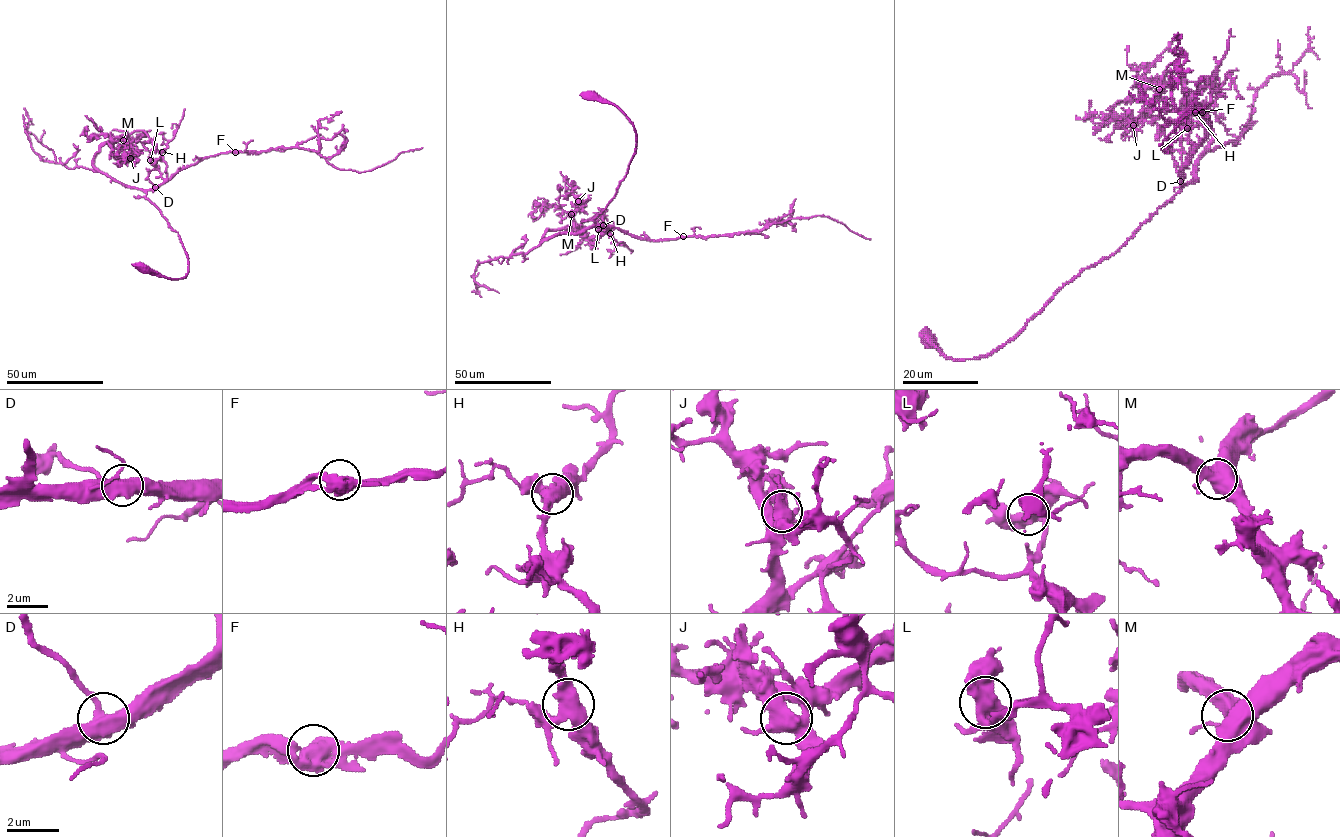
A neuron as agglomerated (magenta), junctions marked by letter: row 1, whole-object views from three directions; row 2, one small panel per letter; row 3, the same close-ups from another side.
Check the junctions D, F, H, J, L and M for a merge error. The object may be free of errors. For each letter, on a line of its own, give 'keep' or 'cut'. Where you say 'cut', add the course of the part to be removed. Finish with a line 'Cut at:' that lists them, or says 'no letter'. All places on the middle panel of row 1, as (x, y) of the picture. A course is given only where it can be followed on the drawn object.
D: keep
F: keep
H: keep
J: keep
L: keep
M: keep
Cut at: no letter

